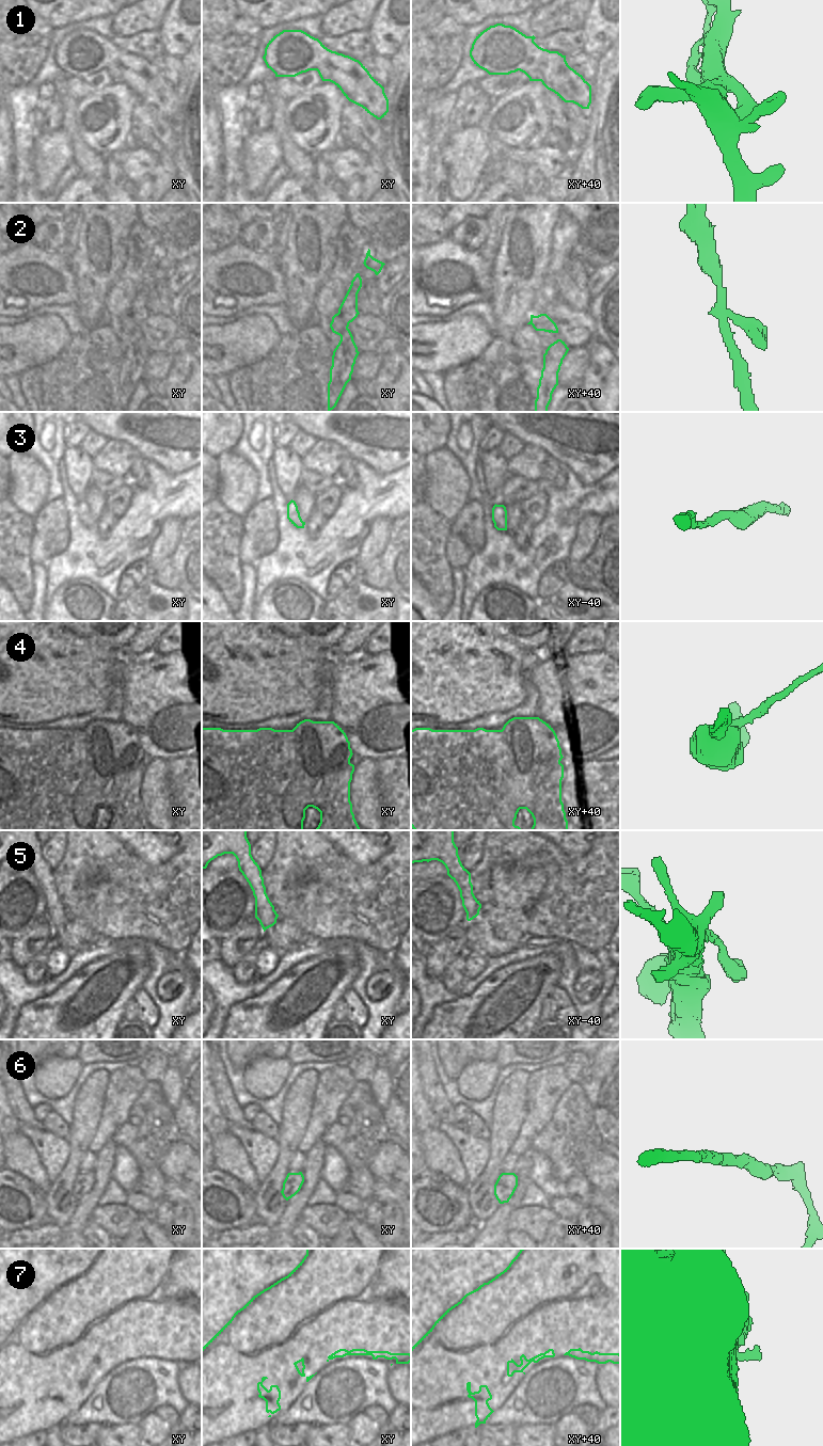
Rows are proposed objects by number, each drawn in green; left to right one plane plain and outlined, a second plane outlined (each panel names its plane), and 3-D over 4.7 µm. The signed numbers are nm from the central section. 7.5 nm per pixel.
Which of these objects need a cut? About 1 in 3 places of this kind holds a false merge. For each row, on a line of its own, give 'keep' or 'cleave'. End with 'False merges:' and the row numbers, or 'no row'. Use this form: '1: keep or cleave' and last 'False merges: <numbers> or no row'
1: keep
2: cleave
3: keep
4: cleave
5: keep
6: keep
7: keep
False merges: 2, 4

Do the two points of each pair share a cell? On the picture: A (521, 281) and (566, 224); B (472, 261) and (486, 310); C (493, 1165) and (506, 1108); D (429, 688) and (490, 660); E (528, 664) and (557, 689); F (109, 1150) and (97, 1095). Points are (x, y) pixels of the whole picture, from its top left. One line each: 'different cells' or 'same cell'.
A: different cells
B: different cells
C: same cell
D: same cell
E: different cells
F: different cells

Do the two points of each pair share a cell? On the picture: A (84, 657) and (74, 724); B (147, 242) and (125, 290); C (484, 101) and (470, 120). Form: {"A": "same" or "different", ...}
{"A": "different", "B": "same", "C": "same"}

